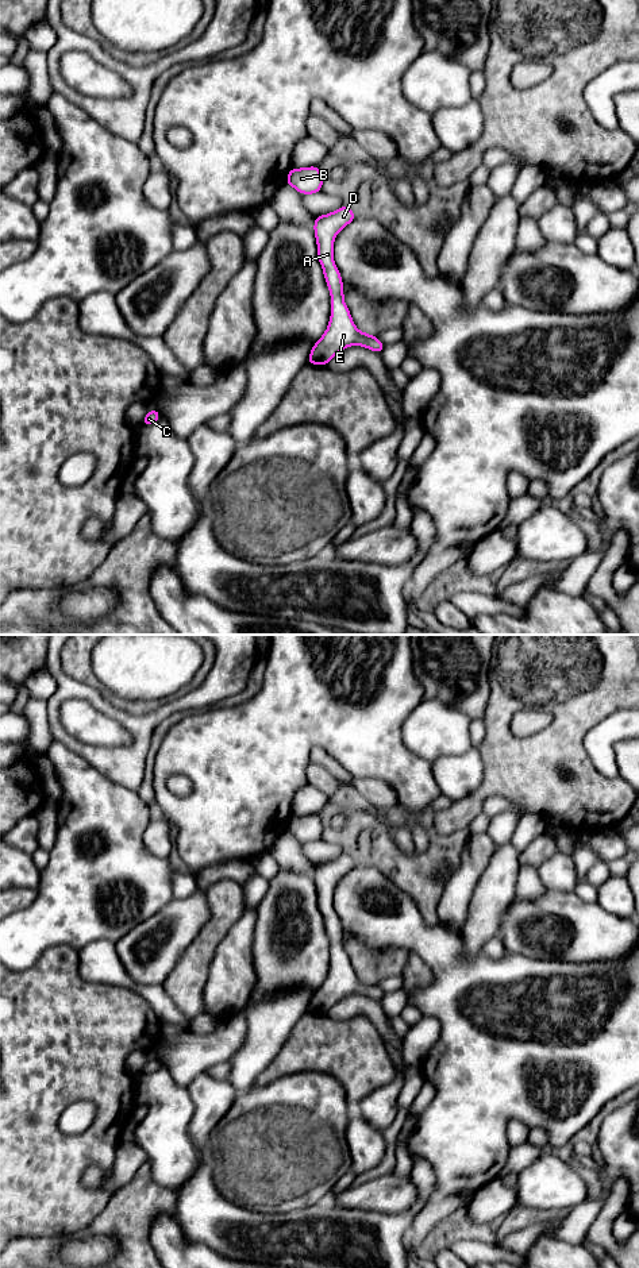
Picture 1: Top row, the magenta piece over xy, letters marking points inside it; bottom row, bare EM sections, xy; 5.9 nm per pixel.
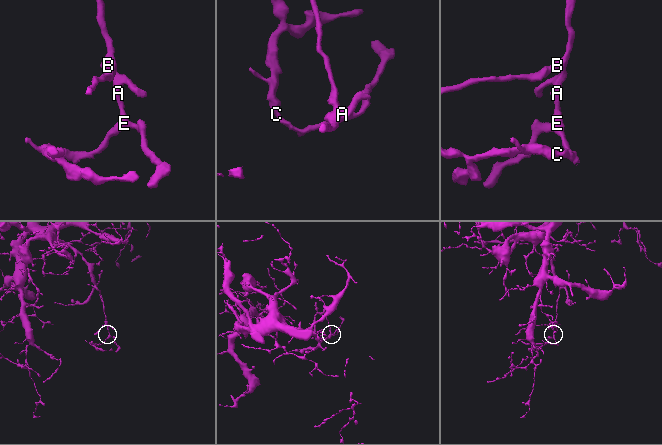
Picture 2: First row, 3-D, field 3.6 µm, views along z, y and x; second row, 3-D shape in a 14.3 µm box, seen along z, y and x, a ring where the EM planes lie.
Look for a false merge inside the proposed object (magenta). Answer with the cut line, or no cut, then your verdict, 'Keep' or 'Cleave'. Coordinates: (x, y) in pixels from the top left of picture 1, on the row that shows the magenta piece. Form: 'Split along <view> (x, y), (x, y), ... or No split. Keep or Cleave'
No split. Keep

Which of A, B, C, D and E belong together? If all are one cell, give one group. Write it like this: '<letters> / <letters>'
A B C D E

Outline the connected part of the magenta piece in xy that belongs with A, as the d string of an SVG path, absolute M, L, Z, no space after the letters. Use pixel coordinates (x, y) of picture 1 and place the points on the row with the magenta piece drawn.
M349 205L315 217L313 231L317 243L317 259L323 267L331 294L331 317L326 332L311 350L307 361L309 365L327 366L336 354L354 344L366 347L377 354L385 347L374 335L365 334L355 327L343 300L342 275L334 262L334 239L355 217L357 215Z

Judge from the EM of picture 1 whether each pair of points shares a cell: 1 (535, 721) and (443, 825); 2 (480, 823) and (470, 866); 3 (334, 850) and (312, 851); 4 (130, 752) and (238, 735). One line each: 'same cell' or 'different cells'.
1: different cells
2: different cells
3: same cell
4: different cells

